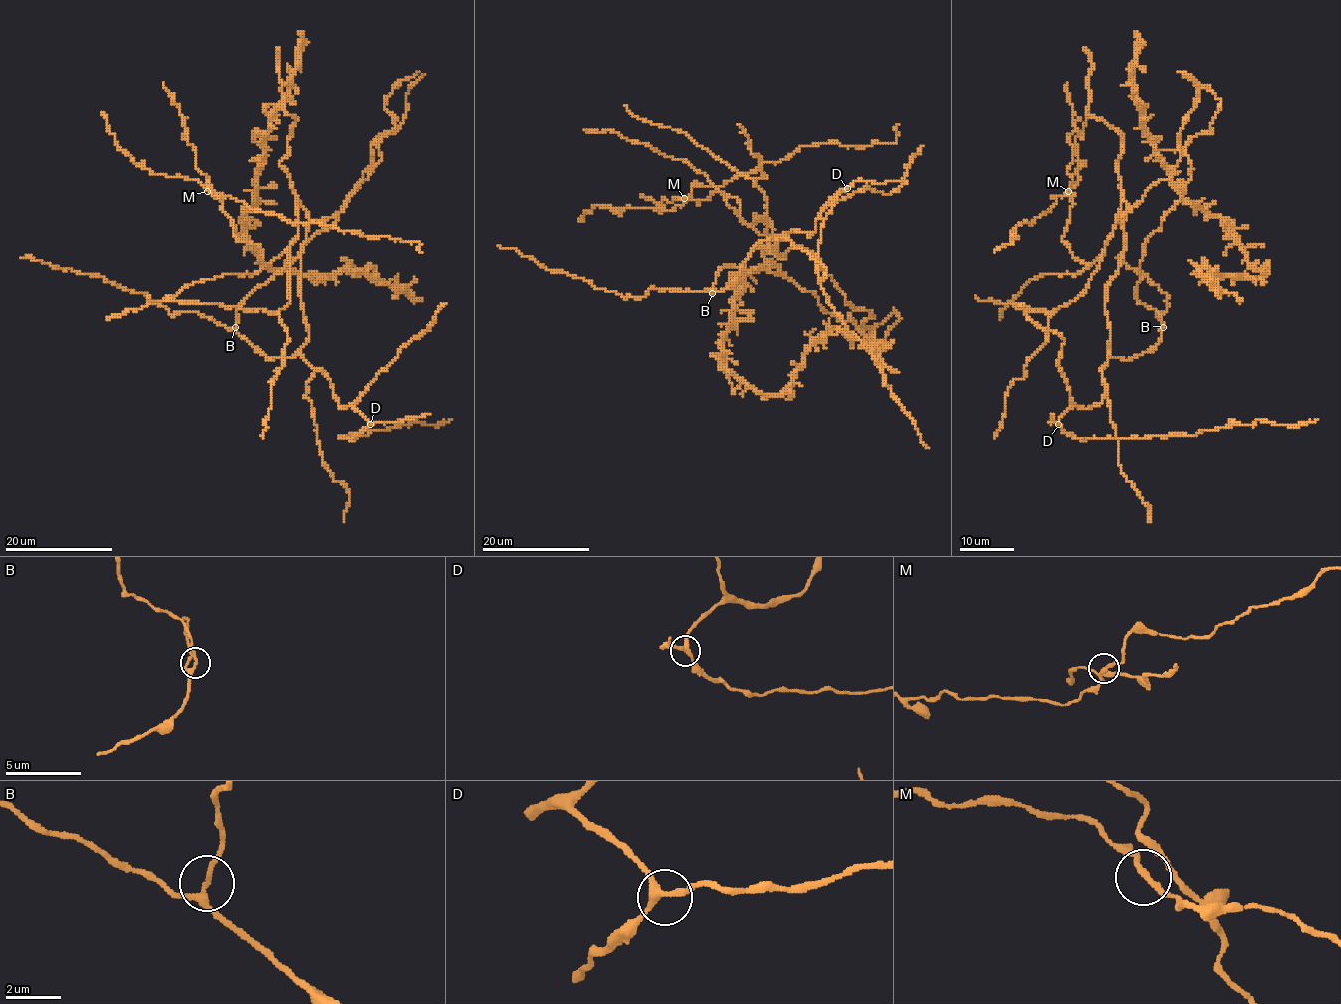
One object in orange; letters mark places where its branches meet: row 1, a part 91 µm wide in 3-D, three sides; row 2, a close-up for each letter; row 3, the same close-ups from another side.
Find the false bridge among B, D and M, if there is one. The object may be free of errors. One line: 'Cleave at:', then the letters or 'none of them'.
Cleave at: none of them

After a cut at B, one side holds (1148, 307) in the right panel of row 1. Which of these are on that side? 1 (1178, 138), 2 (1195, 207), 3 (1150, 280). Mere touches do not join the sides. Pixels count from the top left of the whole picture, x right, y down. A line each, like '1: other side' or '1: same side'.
1: other side
2: other side
3: other side

